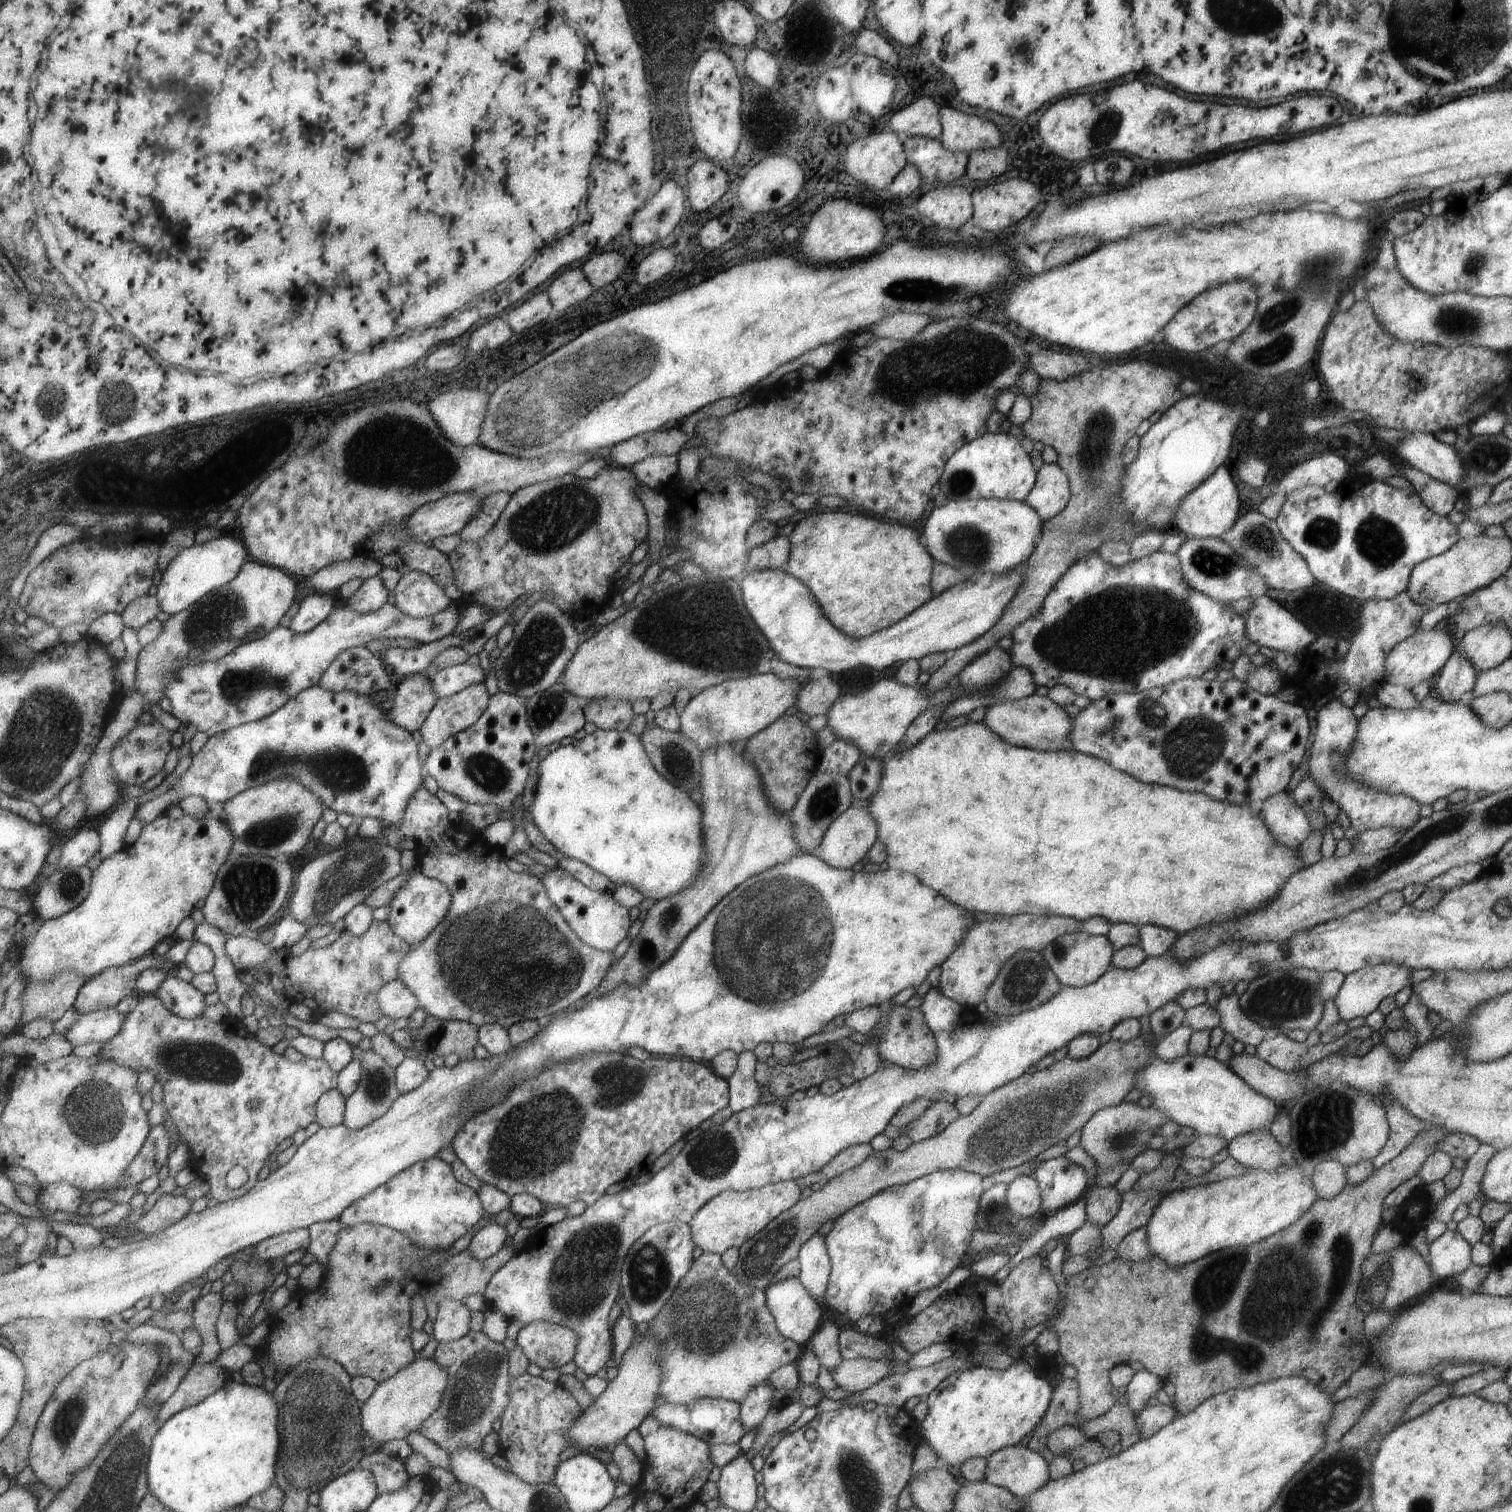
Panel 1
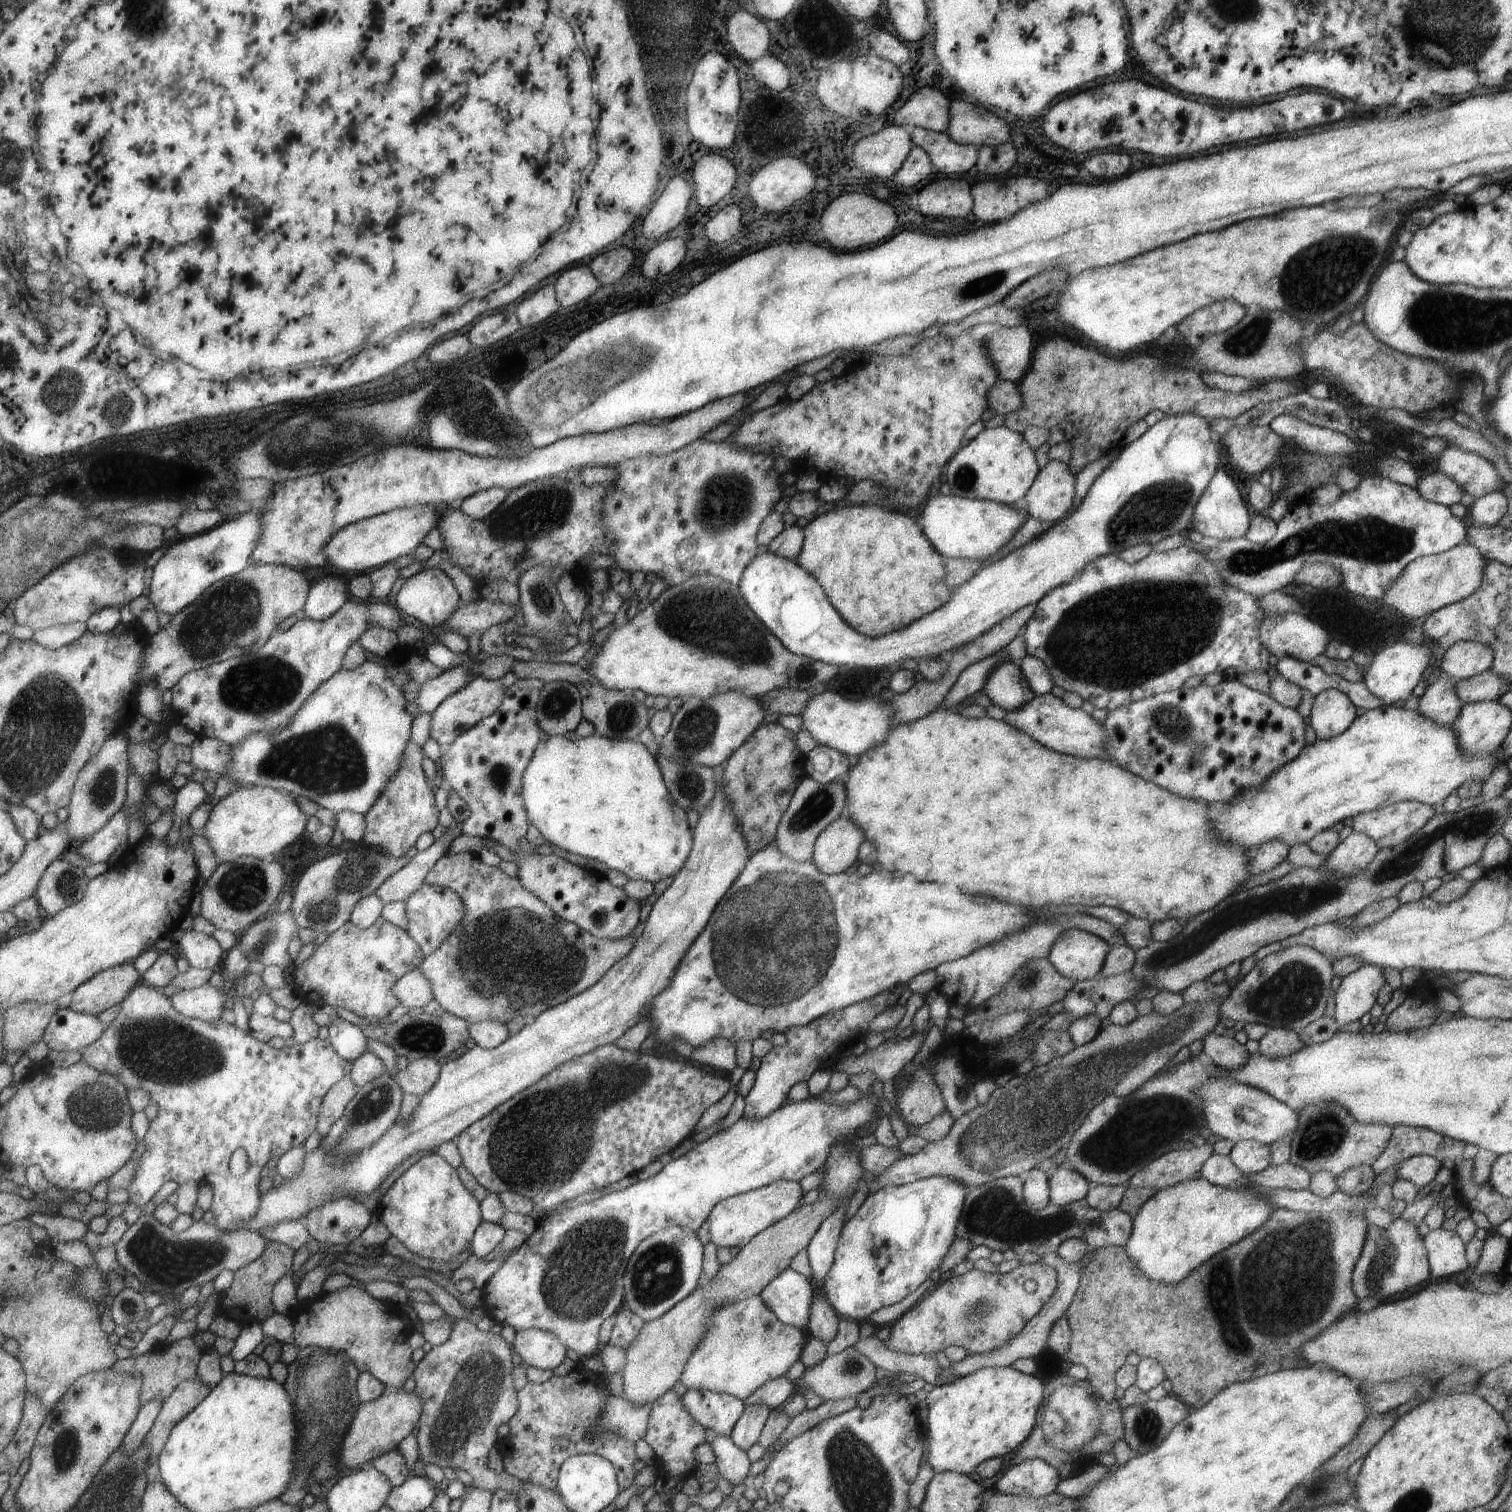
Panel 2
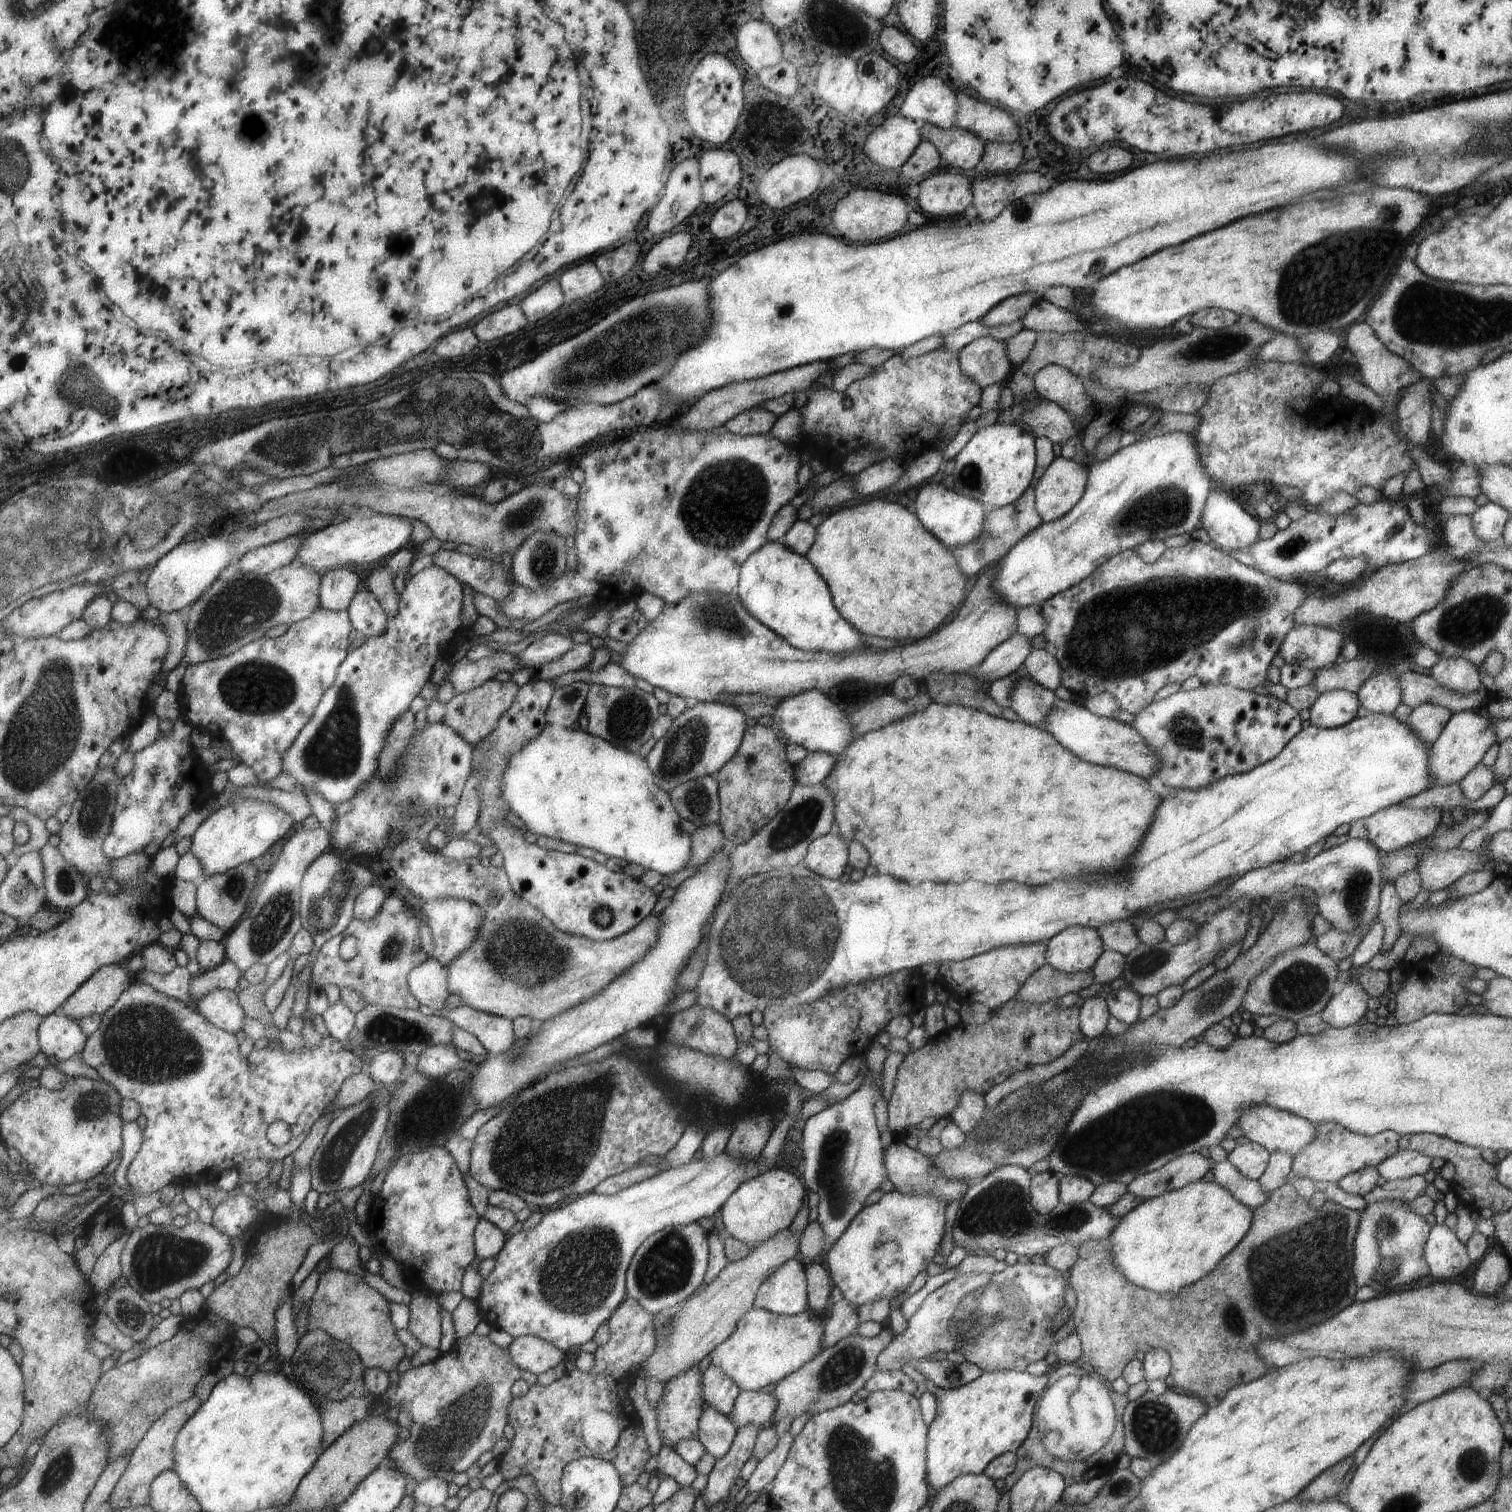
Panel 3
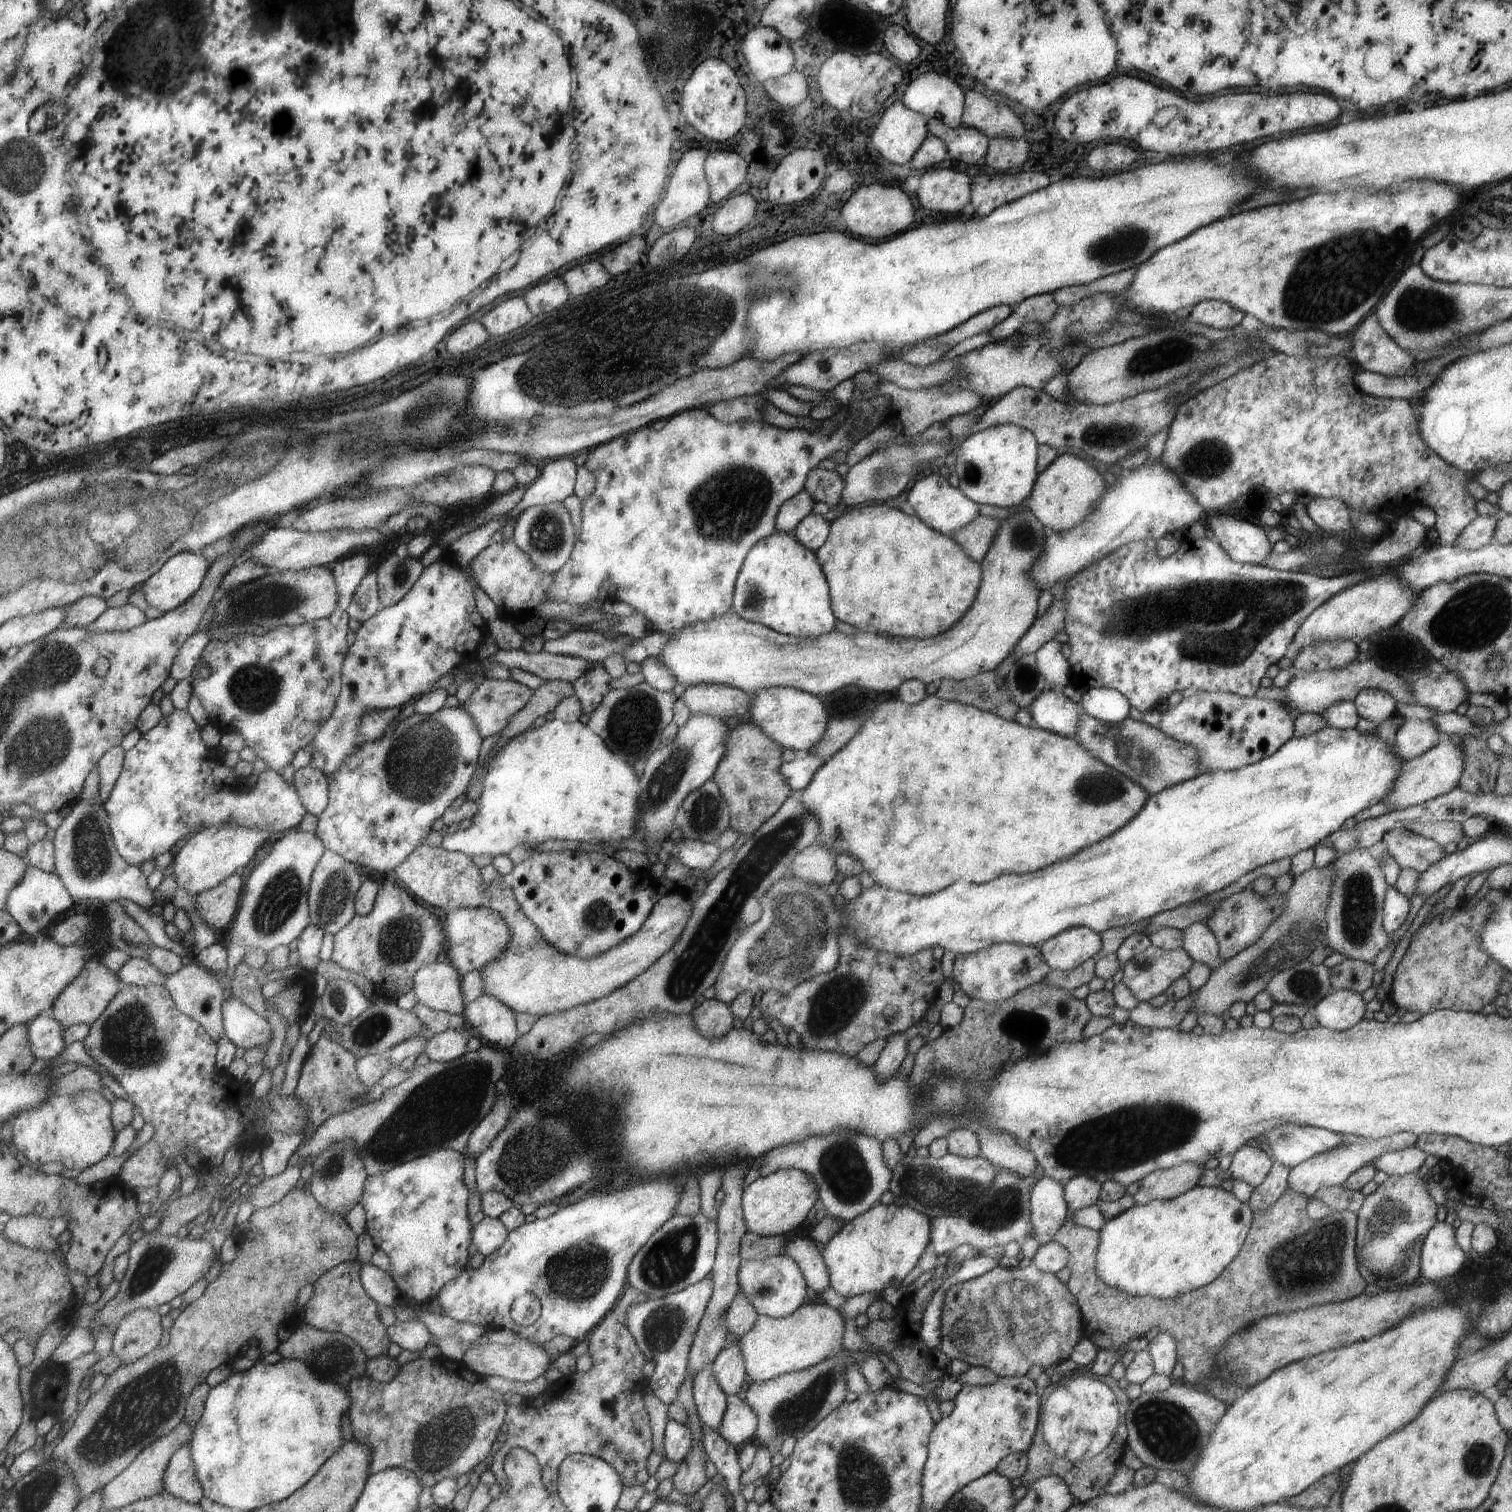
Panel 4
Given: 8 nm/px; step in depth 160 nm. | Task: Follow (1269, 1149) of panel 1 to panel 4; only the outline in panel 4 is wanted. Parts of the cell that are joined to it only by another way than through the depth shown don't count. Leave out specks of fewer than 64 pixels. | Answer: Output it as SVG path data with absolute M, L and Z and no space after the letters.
M1244 1145L1233 1152L1233 1159L1228 1168L1232 1180L1243 1180L1255 1188L1265 1179L1271 1168L1272 1157L1259 1148Z

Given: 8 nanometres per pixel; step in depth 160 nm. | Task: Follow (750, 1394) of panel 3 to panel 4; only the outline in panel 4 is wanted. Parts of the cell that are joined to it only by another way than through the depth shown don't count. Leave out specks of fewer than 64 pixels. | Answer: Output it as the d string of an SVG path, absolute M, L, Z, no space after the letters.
M726 1396L726 1410L723 1412L719 1435L731 1445L740 1447L754 1438L757 1416L745 1400L737 1396Z

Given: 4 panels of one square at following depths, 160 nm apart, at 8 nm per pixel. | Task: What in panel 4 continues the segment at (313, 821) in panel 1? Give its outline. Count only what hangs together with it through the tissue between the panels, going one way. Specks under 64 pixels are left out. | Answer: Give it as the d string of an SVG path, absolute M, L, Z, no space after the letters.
M209 826L196 833L185 843L174 858L173 872L177 878L178 888L185 888L191 894L199 895L205 890L216 888L221 882L226 882L233 874L240 872L255 858L257 850L269 835L271 830L247 828L247 826Z

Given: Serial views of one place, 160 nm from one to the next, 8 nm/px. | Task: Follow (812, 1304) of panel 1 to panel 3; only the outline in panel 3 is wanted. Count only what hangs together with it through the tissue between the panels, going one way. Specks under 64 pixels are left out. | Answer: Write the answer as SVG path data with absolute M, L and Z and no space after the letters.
M787 1259L758 1286L753 1309L763 1309L778 1315L794 1315L808 1308L804 1266Z

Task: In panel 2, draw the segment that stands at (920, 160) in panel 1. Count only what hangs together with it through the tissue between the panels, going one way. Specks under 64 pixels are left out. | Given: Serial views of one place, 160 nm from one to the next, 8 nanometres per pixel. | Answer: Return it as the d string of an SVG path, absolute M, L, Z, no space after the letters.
M910 127L913 145L923 147L929 155L933 172L964 174L976 164L978 149L972 144L959 144L946 132Z

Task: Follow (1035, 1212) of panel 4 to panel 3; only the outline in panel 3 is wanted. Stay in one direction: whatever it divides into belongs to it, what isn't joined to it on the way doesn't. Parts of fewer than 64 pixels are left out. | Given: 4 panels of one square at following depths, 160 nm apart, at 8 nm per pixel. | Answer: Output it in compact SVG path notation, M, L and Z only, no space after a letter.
M1053 1171L1033 1173L1030 1178L1030 1204L1042 1215L1046 1215L1060 1203L1058 1197L1059 1176Z

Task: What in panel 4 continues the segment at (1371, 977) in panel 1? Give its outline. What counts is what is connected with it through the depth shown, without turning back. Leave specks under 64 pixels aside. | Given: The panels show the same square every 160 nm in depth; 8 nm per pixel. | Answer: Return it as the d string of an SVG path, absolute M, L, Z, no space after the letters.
M1340 989L1325 996L1312 1010L1320 1026L1328 1030L1343 1031L1363 1019L1366 1004L1357 992Z

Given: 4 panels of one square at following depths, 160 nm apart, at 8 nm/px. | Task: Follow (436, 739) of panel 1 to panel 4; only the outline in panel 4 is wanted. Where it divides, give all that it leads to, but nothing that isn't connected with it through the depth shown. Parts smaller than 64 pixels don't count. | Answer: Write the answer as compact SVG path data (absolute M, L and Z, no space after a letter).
M486 679L478 683L469 700L462 707L475 718L483 738L497 734L507 726L523 706L530 701L533 691L511 679Z

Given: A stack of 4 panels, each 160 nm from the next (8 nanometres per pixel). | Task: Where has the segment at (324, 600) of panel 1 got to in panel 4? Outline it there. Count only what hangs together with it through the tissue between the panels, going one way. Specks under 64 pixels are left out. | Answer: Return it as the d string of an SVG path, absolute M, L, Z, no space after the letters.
M356 552L353 556L347 556L332 566L335 576L335 586L339 590L339 602L337 609L348 610L351 606L359 585L369 574L371 558L368 552Z

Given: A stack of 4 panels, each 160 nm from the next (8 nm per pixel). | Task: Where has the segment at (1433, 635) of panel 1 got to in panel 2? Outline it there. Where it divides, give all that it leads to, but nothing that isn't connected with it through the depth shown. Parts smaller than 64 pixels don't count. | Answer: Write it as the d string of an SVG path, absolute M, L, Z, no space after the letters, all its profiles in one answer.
M1407 640L1395 642L1372 656L1369 669L1362 678L1363 684L1383 705L1402 705L1409 696L1411 697L1411 690L1419 683L1425 670L1431 668L1431 659L1433 657L1427 644L1415 646Z

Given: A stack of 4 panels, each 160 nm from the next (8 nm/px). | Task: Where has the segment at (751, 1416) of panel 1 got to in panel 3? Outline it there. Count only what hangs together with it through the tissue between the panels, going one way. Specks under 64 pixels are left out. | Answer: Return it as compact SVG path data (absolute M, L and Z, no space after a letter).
M751 1423L738 1428L729 1450L716 1459L700 1494L706 1508L727 1500L729 1488L740 1476L740 1470L745 1461L752 1455L758 1430Z

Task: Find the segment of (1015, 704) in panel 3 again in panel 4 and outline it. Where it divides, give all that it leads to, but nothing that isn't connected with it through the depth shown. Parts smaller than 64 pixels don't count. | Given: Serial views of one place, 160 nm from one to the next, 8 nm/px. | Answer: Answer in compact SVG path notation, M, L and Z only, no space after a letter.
M1046 689L1026 709L1034 727L1072 738L1079 726L1079 706L1063 696L1060 689Z

